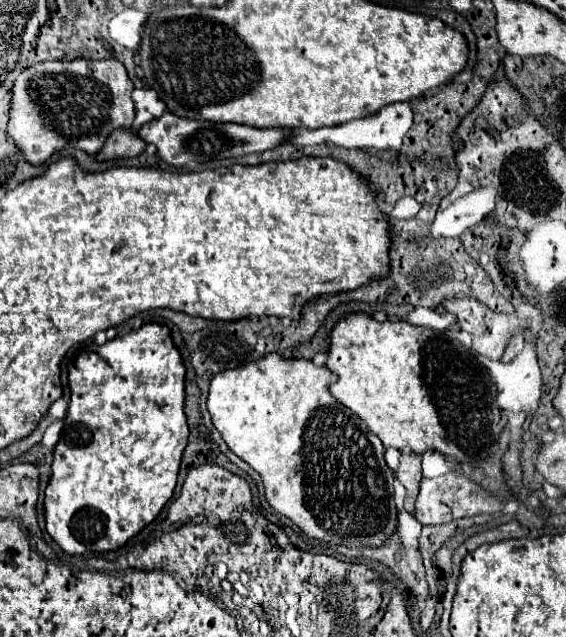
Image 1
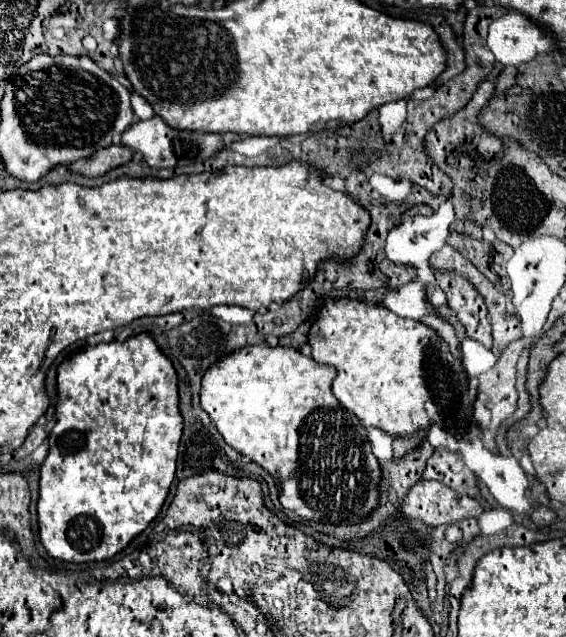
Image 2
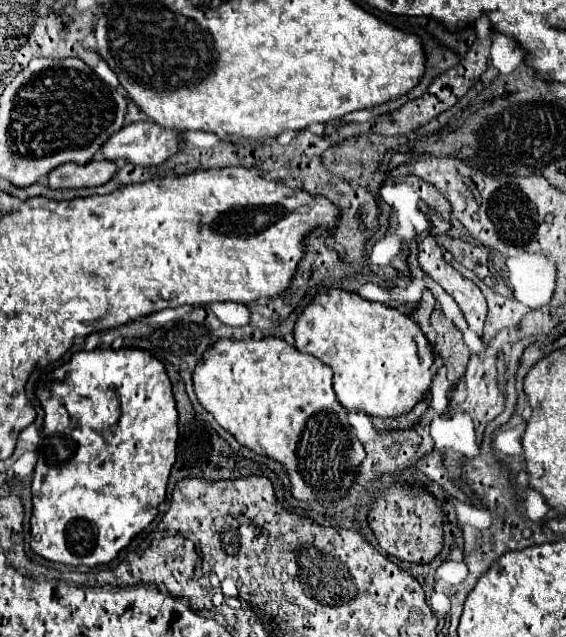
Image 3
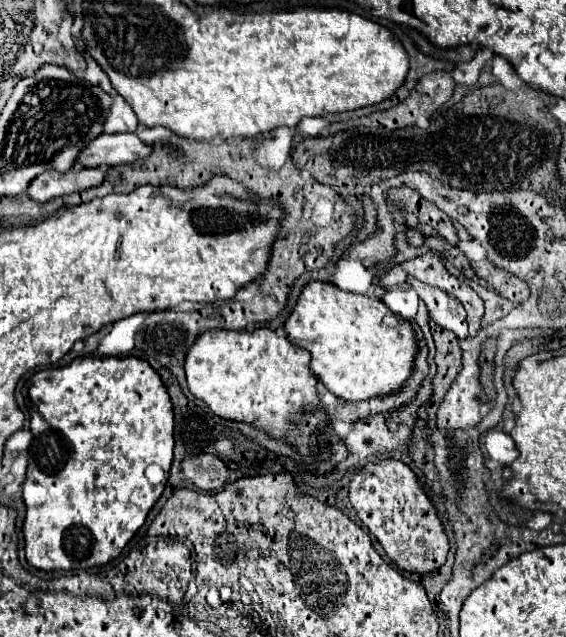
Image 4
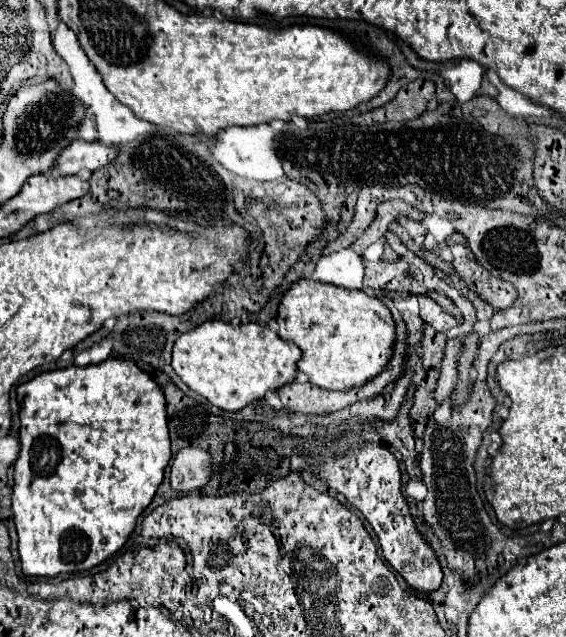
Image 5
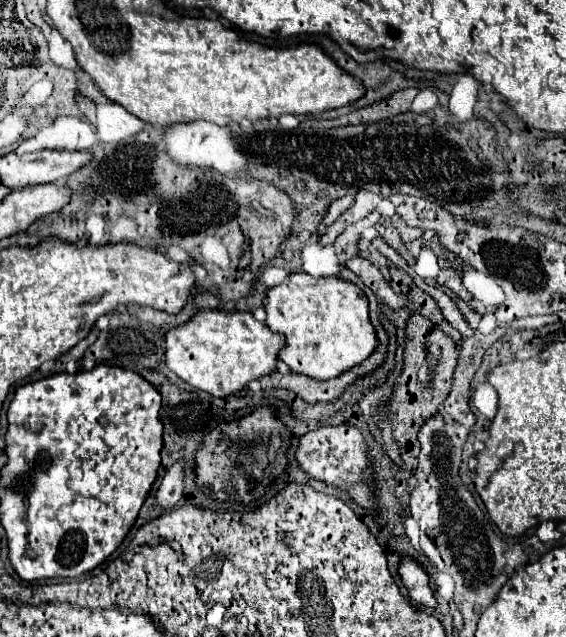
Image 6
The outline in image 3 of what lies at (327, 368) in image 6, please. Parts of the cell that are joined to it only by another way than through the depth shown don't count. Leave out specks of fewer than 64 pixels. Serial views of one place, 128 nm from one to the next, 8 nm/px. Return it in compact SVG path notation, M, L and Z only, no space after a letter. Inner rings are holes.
M320 288L312 302L298 314L294 324L294 340L300 352L308 352L320 358L324 364L334 370L334 392L344 408L356 408L366 414L376 414L382 418L400 416L414 408L416 400L432 386L432 354L424 332L418 324L400 314L396 308L390 308L380 302L368 302L354 292L340 288Z

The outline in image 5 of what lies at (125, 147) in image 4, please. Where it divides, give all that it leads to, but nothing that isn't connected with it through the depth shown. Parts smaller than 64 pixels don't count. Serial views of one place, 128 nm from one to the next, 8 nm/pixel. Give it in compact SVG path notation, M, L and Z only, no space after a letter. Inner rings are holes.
M74 142L60 152L54 174L56 176L86 176L96 168L106 166L116 158L116 148L104 146L100 142Z

